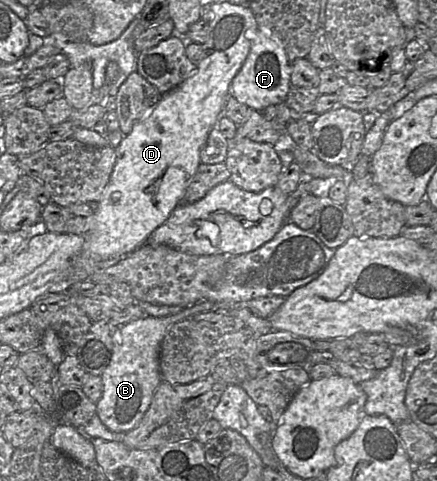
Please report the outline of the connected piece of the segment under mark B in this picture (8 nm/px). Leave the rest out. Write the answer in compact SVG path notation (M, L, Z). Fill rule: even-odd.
M147 315L118 326L113 336L113 353L109 365L101 375L103 393L96 403L96 414L113 432L128 432L142 419L150 406L153 395L161 383L160 349L171 316Z

